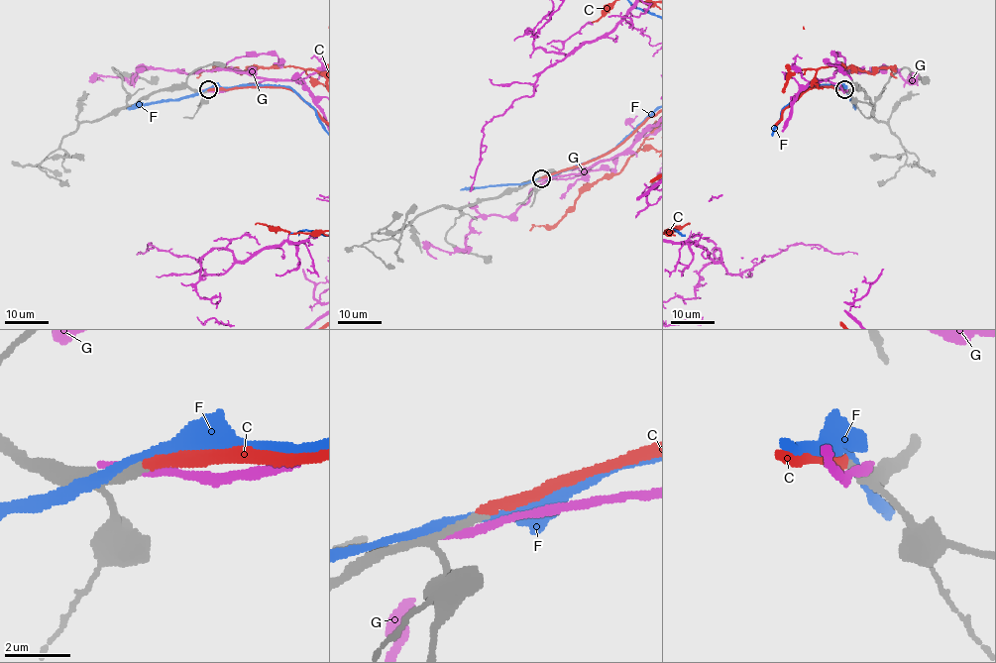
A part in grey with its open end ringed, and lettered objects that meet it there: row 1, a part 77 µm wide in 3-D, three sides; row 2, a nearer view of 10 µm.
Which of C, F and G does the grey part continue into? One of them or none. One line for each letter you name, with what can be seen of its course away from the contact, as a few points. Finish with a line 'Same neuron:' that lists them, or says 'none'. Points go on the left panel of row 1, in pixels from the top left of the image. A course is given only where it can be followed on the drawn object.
Same neuron: C

